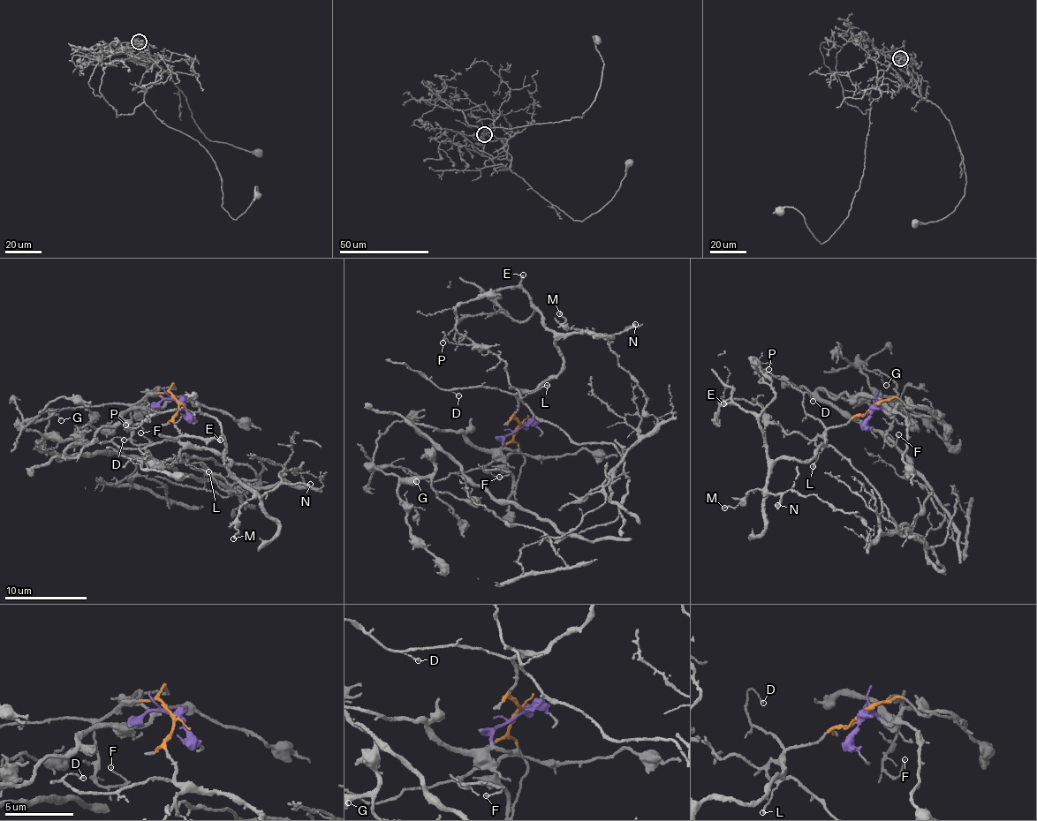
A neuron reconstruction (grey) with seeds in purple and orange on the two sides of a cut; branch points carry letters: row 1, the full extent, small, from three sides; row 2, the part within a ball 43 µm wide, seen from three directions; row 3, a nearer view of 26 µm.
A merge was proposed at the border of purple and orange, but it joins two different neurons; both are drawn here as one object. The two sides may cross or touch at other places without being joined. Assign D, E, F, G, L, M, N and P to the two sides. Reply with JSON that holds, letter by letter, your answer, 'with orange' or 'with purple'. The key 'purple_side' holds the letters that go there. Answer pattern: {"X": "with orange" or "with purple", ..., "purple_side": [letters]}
{"D": "with orange", "E": "with orange", "F": "with orange", "G": "with orange", "L": "with orange", "M": "with orange", "N": "with orange", "P": "with orange", "purple_side": []}

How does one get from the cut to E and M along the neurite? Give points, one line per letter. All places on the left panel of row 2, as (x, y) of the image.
E: (177, 400), (180, 440), (216, 449), (231, 463), (230, 472), (224, 463), (225, 442), (215, 438), (221, 440)
M: (177, 400), (176, 425), (180, 440), (216, 449), (231, 463), (230, 471), (252, 493), (240, 511), (233, 538)

